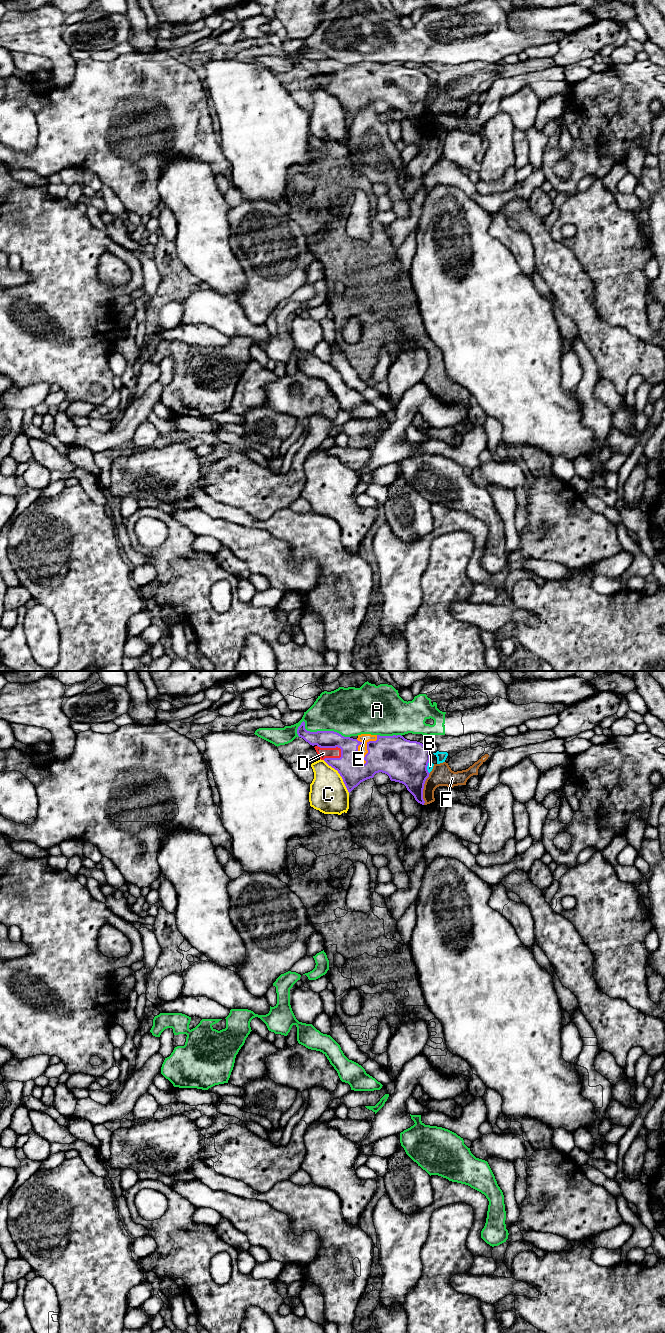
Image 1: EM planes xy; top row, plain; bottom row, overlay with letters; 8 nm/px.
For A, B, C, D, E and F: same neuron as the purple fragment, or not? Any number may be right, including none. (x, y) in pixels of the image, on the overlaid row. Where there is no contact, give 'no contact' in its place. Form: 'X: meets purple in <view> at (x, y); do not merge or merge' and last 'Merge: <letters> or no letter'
A: meets purple in xy at (320, 731); do not merge
B: meets purple in xy at (426, 767); do not merge
C: meets purple in xy at (340, 775); do not merge
D: meets purple in xy at (332, 747); merge
E: meets purple in xy at (367, 748); merge
F: meets purple in xy at (423, 788); do not merge
Merge: D, E

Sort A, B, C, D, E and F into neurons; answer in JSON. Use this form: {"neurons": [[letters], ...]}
{"neurons": [["A"], ["B", "F"], ["C"], ["D", "E"]]}

